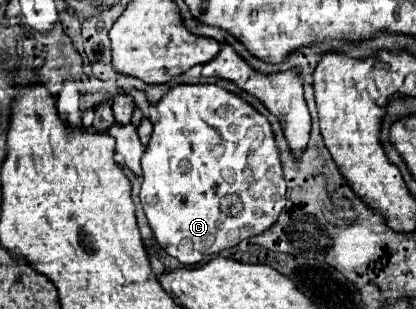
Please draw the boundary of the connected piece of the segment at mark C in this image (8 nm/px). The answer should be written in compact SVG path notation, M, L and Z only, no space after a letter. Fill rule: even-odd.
M195 84L195 86L175 86L171 88L163 100L157 104L157 112L159 112L159 122L153 126L153 136L149 146L145 148L143 154L143 182L141 182L141 204L143 210L147 214L149 226L153 230L153 236L157 240L157 244L173 258L177 258L183 266L195 266L203 260L207 260L207 256L219 254L221 250L233 248L237 246L241 240L247 240L255 234L265 232L267 228L271 228L277 222L277 216L283 212L287 196L285 196L285 180L283 180L283 168L279 162L279 150L275 146L275 138L271 132L271 126L267 122L267 118L263 114L259 114L253 106L249 106L247 102L243 102L239 96L223 90L217 84Z

